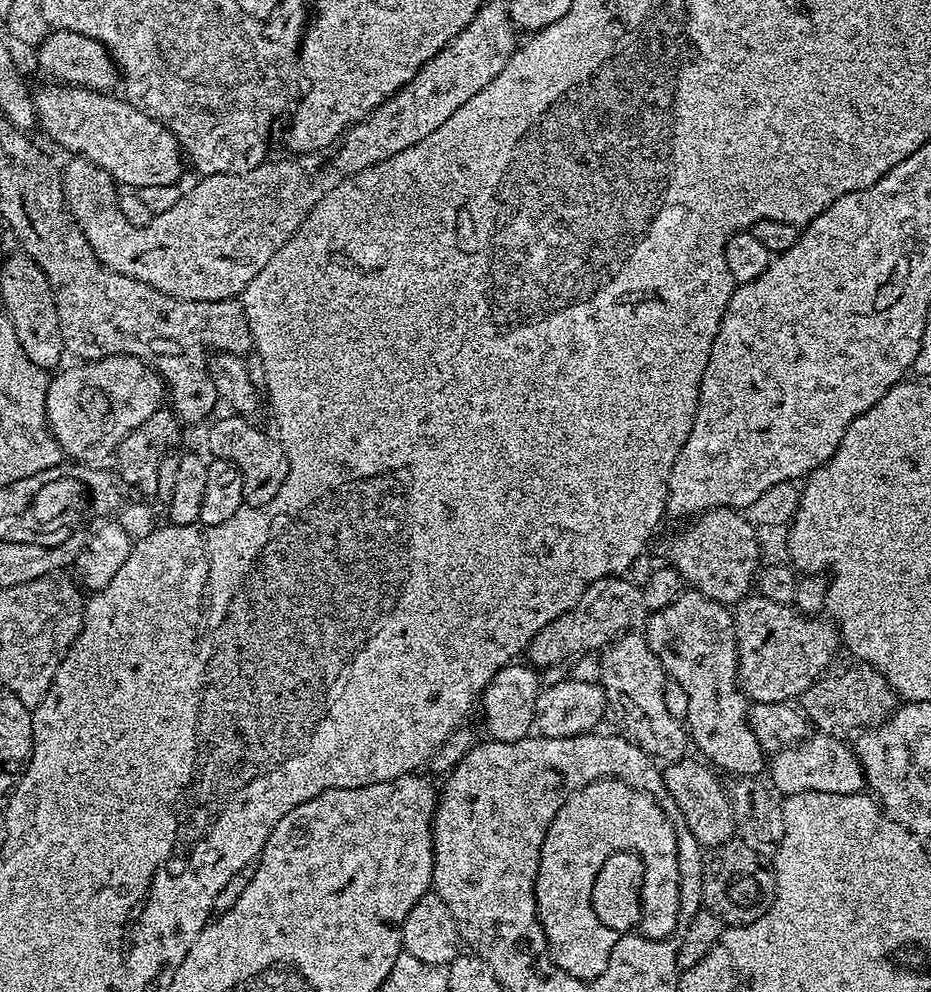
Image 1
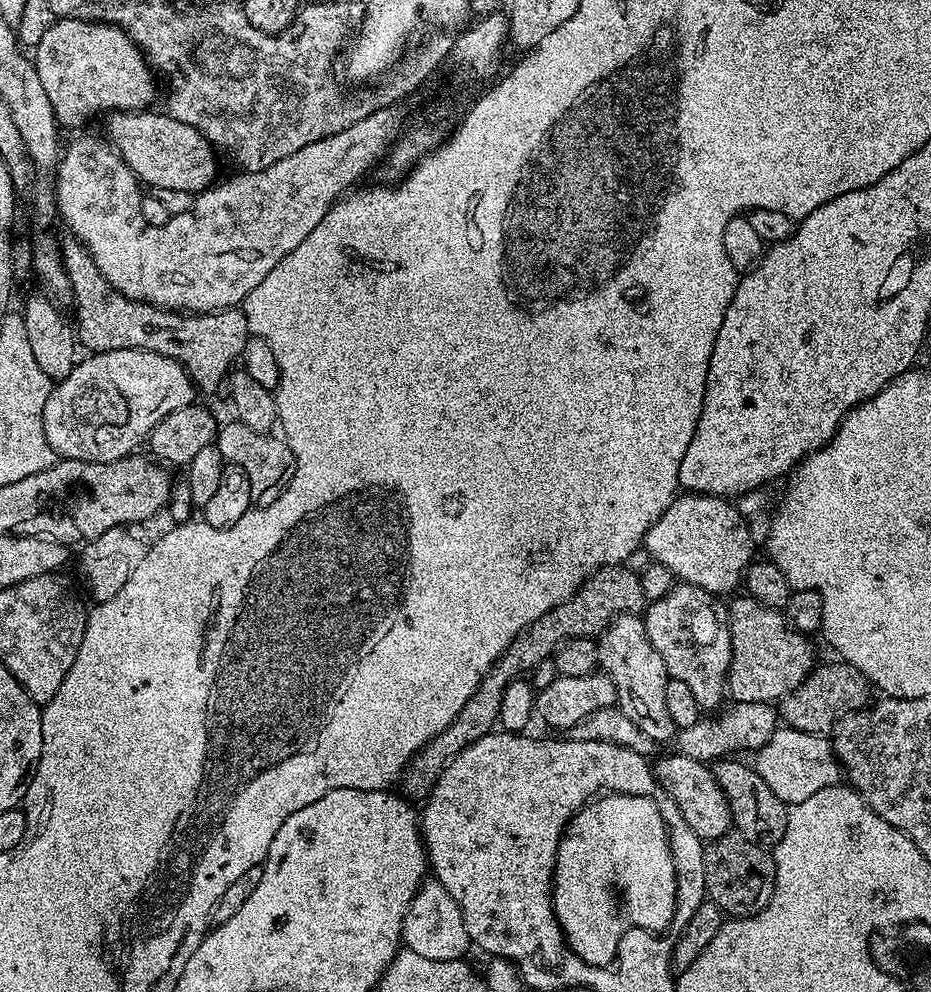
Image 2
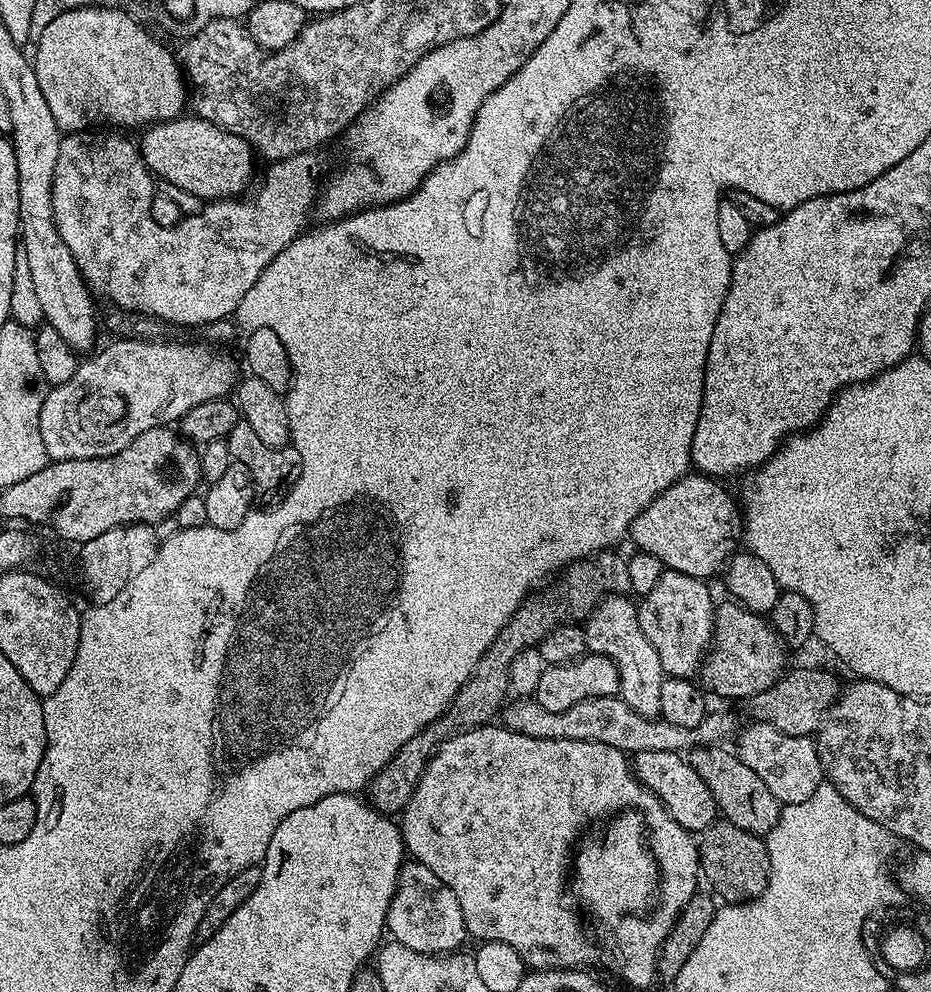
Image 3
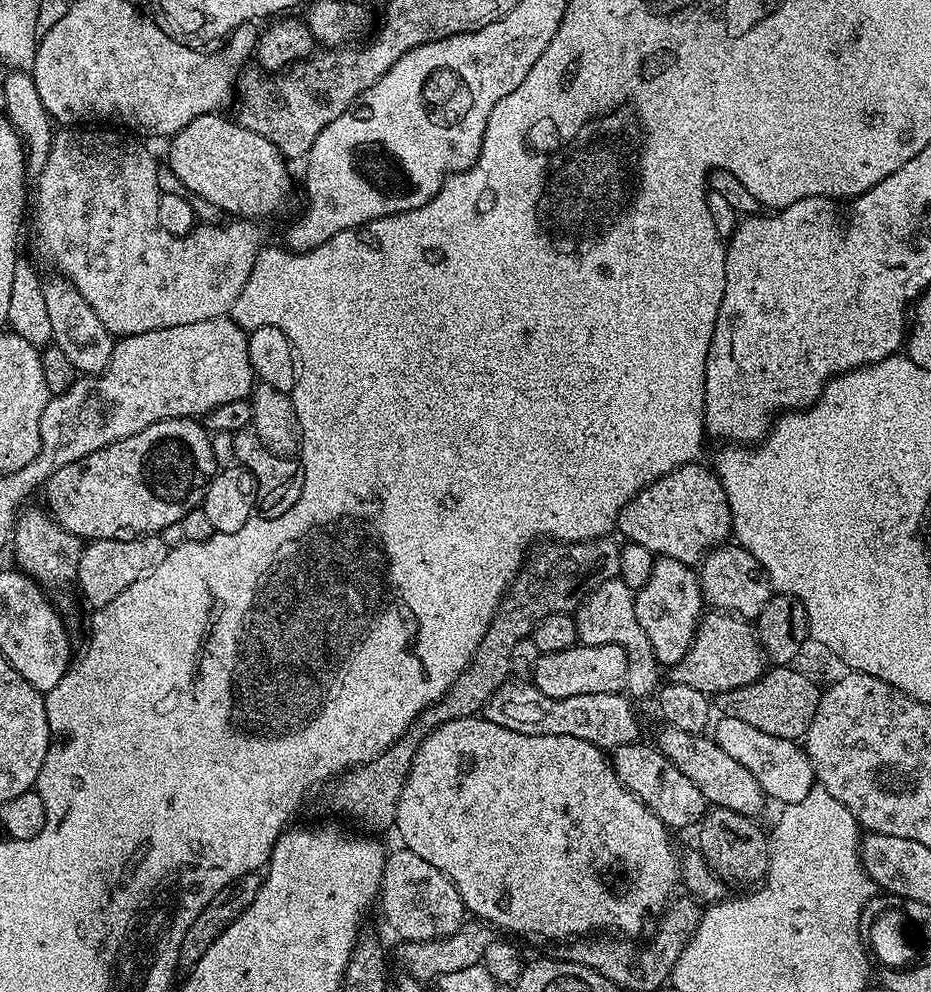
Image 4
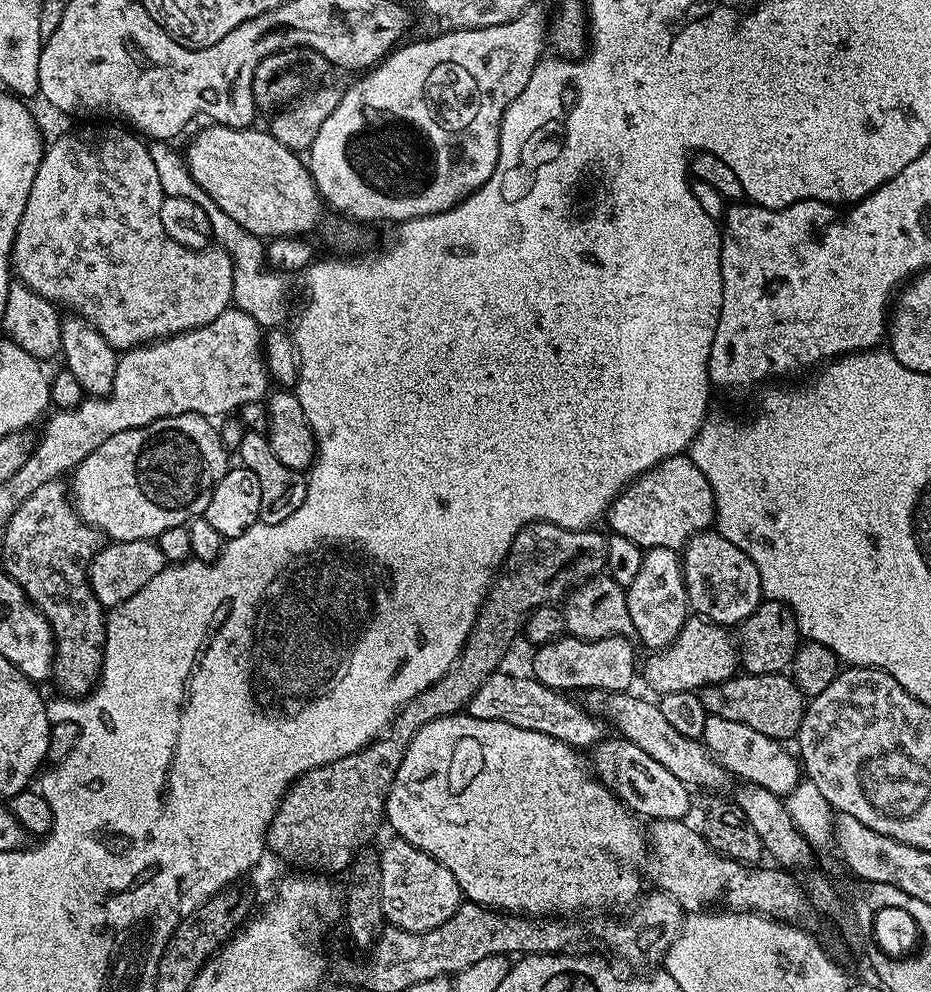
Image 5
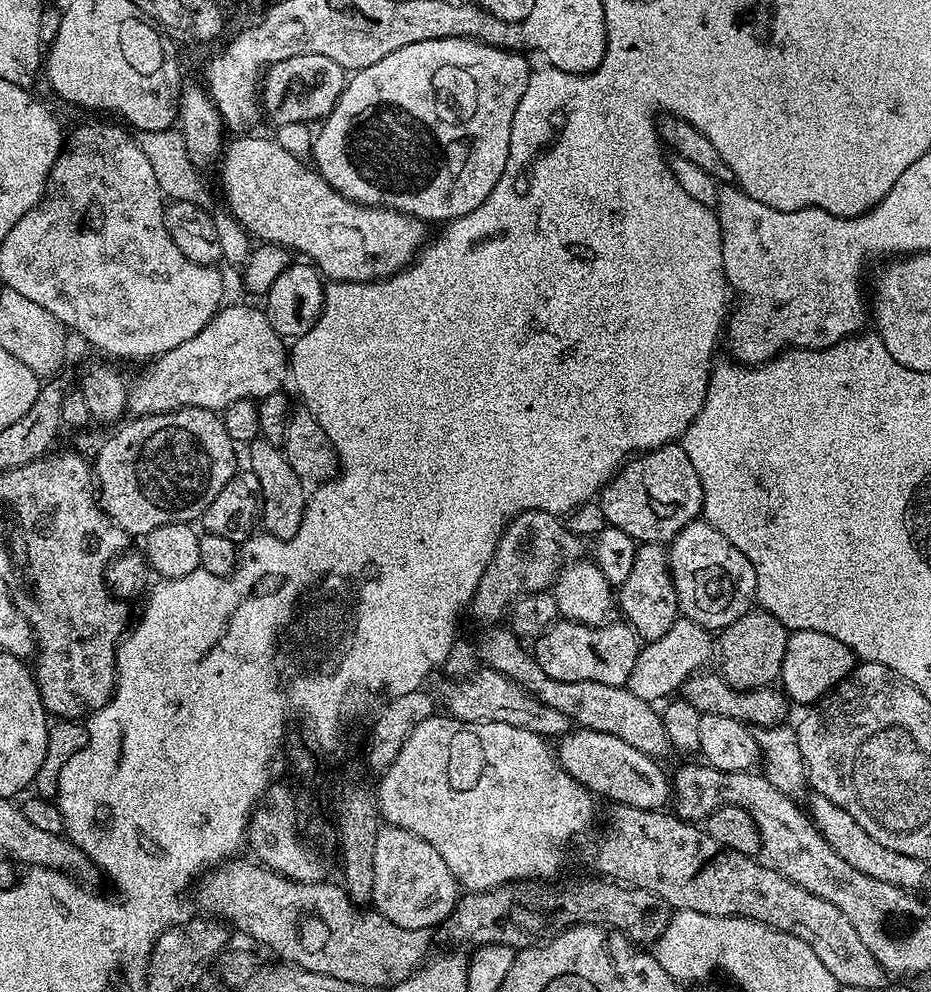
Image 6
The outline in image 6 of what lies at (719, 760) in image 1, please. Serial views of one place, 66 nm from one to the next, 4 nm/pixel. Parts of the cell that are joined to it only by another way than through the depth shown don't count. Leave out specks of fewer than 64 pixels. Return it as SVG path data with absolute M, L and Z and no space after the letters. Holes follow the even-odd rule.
M637 543L634 566L626 582L618 585L618 612L634 629L641 641L657 640L674 626L680 615L680 603L674 590L674 582L668 565L668 550L663 544Z

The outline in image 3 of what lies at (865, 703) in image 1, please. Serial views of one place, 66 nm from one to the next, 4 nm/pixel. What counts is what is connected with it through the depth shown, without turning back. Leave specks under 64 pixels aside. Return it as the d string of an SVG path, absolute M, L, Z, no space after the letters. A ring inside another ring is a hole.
M796 668L780 677L762 694L751 697L752 712L761 724L774 726L782 734L791 736L812 736L819 732L825 716L836 704L842 691L842 683L832 672L823 672L820 668Z

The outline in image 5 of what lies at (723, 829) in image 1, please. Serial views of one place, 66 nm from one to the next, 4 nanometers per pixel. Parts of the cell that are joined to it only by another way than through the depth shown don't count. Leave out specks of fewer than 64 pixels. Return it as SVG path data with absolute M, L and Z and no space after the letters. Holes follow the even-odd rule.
M623 738L599 740L591 749L590 768L597 780L603 782L637 817L654 820L684 820L692 808L689 785L682 783L666 766L661 766L655 758L650 758L642 746Z

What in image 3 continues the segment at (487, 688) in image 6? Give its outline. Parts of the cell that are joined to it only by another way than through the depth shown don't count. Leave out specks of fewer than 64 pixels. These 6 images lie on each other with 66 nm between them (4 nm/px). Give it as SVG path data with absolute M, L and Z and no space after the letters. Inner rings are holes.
M619 695L583 700L570 706L570 710L561 712L546 710L534 698L514 700L505 703L502 708L503 727L510 729L511 732L521 732L527 736L547 740L598 742L602 746L614 746L626 754L635 754L642 750L683 753L693 748L719 745L728 735L731 737L737 731L736 720L728 712L709 711L708 715L702 718L702 722L698 722L698 726L693 728L674 726L665 720L643 716L630 710L630 706L625 700L620 699Z

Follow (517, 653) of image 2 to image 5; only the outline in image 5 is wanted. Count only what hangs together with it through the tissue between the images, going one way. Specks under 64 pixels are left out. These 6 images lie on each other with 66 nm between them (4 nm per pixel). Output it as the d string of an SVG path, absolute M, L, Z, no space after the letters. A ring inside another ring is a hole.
M536 520L520 529L508 552L508 558L502 565L502 571L488 590L488 597L480 608L472 633L466 638L460 657L452 663L450 670L446 670L444 677L434 682L434 686L410 698L410 702L406 702L406 706L402 706L399 714L393 718L388 731L367 744L361 752L346 754L346 758L338 758L326 766L310 770L305 776L299 776L288 787L287 794L280 800L280 809L270 822L266 837L267 851L281 856L288 864L297 864L300 867L297 869L311 870L316 874L340 872L344 867L347 869L357 849L365 842L371 841L368 839L379 830L380 824L382 828L385 823L384 803L394 782L394 774L398 774L398 766L406 754L406 746L410 746L414 734L418 734L418 730L422 730L426 722L434 722L443 716L454 716L467 709L474 694L478 694L482 682L486 682L486 678L490 678L503 665L500 663L503 662L508 647L515 642L516 636L518 640L524 623L528 621L534 609L559 605L573 588L579 588L587 580L593 580L607 569L608 536L596 531L582 528L570 530L545 520Z

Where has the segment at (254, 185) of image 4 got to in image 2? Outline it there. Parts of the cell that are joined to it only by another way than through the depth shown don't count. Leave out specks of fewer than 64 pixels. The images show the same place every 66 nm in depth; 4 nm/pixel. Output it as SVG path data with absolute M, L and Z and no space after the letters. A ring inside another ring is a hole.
M155 110L133 111L133 112L114 112L107 117L108 133L107 139L110 141L113 148L116 149L117 154L126 162L126 166L130 166L130 170L140 181L141 185L150 187L152 190L160 190L156 188L165 188L168 192L192 192L191 194L199 194L205 192L207 188L213 187L217 183L216 177L216 156L218 157L217 149L212 147L212 143L206 139L198 130L194 130L194 126L186 126L186 122L178 122L174 117L165 114L163 111L154 112Z

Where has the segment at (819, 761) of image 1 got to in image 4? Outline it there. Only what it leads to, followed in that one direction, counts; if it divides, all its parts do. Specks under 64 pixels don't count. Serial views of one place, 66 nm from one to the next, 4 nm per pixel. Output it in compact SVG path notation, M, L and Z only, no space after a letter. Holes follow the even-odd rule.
M721 715L715 721L714 739L716 743L730 754L741 766L746 766L754 778L758 778L758 786L762 786L765 797L777 800L777 805L793 804L802 802L806 794L814 786L812 775L812 763L808 753L797 741L786 738L774 738L774 734L762 734L762 730L754 730L754 726L749 726L747 722L742 722L738 718L730 718Z

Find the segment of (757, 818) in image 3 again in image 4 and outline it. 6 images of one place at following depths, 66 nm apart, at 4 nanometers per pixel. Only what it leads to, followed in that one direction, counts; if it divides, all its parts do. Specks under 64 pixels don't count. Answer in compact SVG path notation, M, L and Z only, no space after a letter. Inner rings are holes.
M671 726L661 729L658 741L660 752L670 758L674 766L678 766L678 770L682 770L682 774L686 774L686 778L690 778L694 786L698 786L698 790L702 790L709 805L734 810L743 816L759 817L766 797L762 786L758 786L758 778L754 778L754 774L750 774L746 766L741 766L734 758L730 758L730 754L726 754L726 750L722 750L722 746L711 735L678 730Z

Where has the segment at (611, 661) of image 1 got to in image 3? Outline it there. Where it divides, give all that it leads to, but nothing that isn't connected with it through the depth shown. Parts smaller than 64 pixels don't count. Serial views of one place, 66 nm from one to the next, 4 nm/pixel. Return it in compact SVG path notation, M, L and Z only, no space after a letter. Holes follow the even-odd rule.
M624 594L605 596L583 625L584 637L589 653L606 656L616 663L620 679L620 699L627 702L630 710L656 718L660 715L661 707L658 693L662 690L666 673L662 662L658 662L658 650L654 650L654 646L650 646L650 638L642 634L642 626L638 622L638 607L631 602L633 603Z

